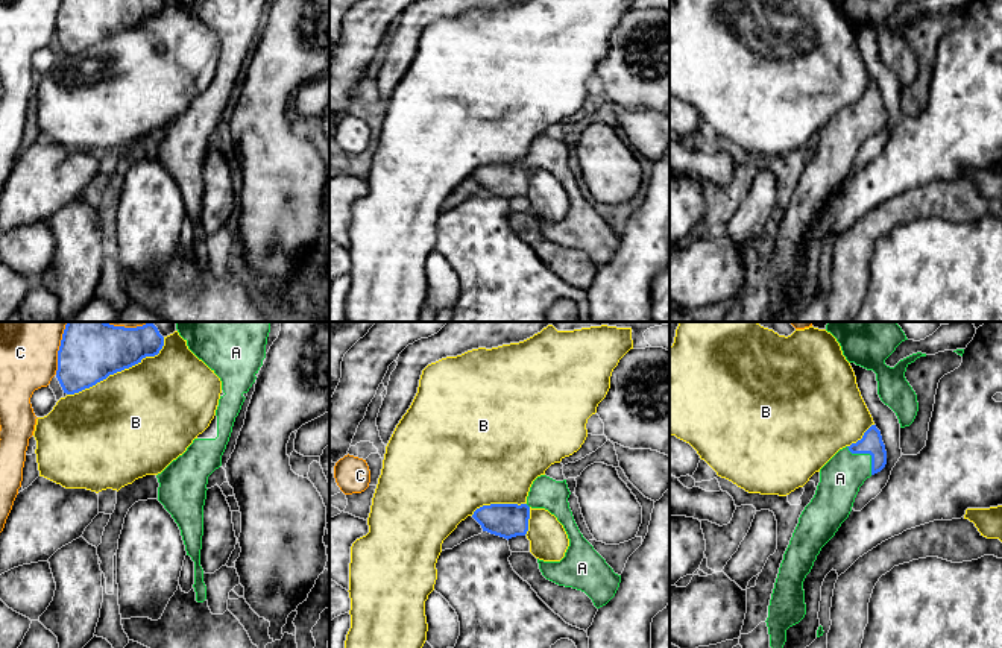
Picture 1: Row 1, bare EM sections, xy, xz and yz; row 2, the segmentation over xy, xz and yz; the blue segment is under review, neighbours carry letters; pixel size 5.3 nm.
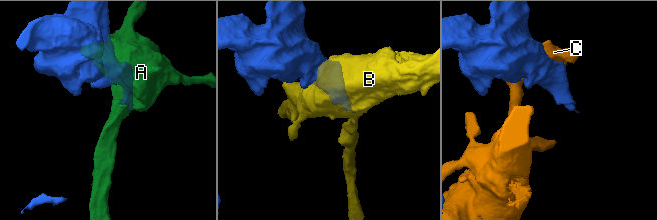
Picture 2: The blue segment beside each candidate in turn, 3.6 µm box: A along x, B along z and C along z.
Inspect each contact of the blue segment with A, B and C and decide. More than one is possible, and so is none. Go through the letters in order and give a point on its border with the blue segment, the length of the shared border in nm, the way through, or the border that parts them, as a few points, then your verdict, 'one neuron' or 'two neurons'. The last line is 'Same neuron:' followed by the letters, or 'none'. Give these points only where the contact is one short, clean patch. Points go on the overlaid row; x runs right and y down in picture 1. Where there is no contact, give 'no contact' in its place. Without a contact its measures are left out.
A: meets blue in yz at (867, 452); contact 200 nm long; one neuron
B: meets blue in xy at (120, 371); contact 600 nm long; two neurons
C: meets blue in xy at (59, 348); contact 280 nm long; two neurons
Same neuron: A

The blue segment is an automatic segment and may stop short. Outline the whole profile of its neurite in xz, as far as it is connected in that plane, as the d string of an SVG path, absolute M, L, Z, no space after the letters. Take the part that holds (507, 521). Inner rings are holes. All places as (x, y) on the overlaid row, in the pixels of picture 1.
M490 504L477 508L472 517L483 531L512 539L528 531L530 507L527 504Z

